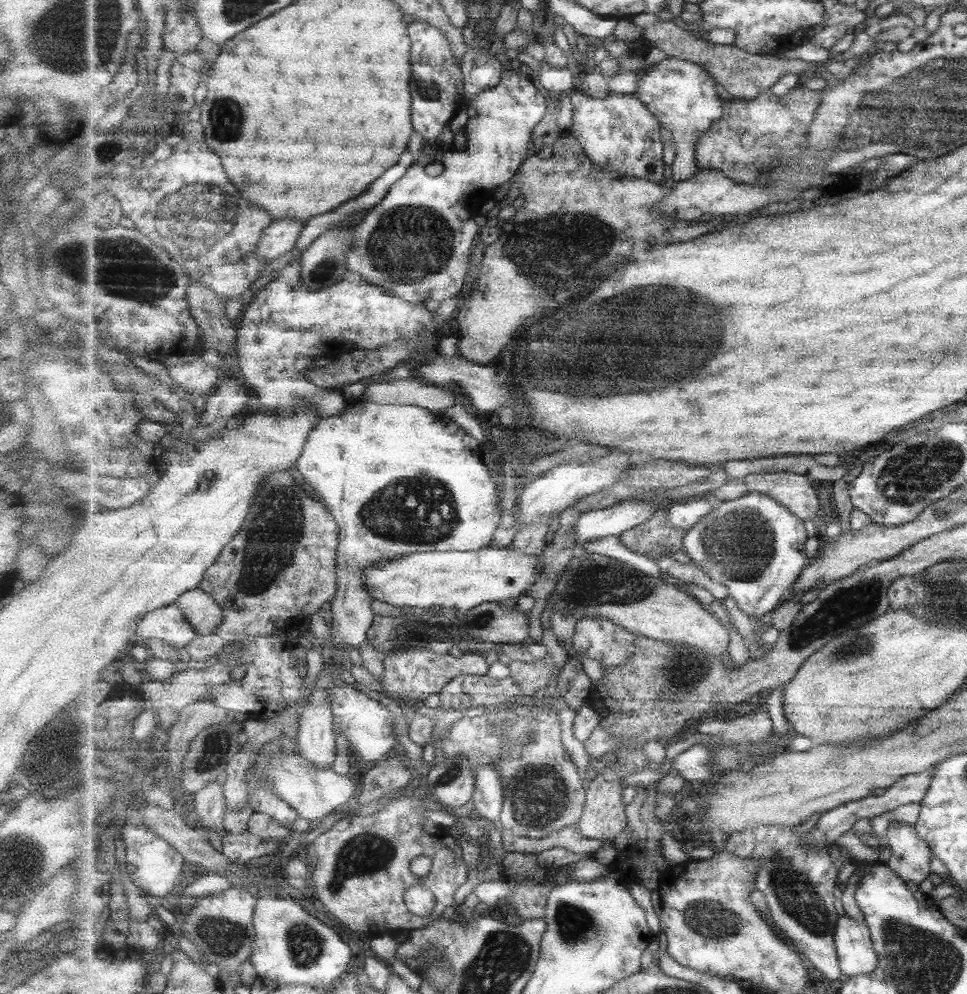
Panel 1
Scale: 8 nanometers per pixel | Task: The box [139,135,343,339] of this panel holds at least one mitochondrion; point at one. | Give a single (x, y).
(202, 211)

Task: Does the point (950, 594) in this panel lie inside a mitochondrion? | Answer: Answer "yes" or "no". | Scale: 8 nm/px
yes

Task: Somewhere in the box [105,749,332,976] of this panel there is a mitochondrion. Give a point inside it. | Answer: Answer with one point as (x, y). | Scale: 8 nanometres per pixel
(225, 938)

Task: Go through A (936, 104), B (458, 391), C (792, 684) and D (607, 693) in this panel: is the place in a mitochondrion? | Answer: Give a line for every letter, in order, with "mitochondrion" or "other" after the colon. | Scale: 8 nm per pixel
A: mitochondrion
B: other
C: other
D: other

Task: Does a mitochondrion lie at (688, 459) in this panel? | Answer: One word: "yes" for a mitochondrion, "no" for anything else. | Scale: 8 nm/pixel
no

